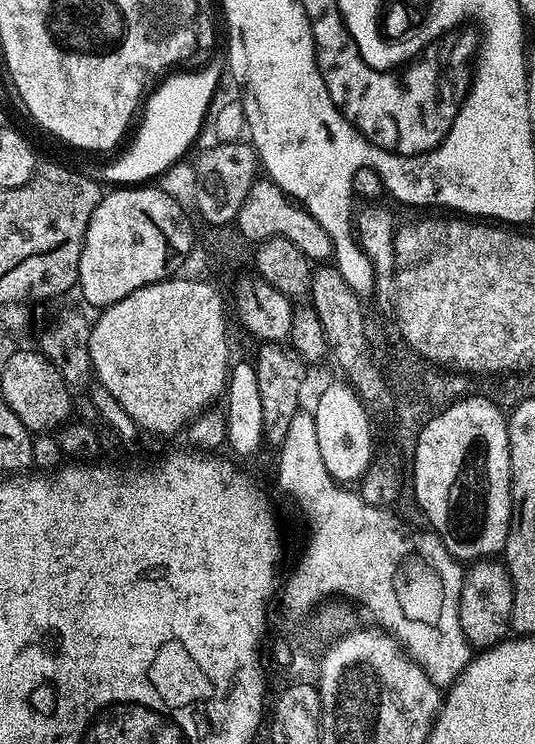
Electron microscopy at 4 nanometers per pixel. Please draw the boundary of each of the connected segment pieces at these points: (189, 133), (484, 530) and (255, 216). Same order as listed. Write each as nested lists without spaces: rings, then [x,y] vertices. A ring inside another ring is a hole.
[[[212,60],[200,70],[182,74],[176,72],[172,74],[174,76],[169,75],[163,79],[154,94],[150,94],[145,101],[140,116],[142,124],[133,144],[120,158],[104,165],[96,173],[97,179],[103,183],[114,182],[113,185],[116,186],[136,186],[147,183],[151,181],[148,179],[166,171],[191,143],[197,141],[210,101],[221,83],[222,70],[224,71],[223,61]]]
[[[469,394],[462,400],[456,400],[448,408],[442,409],[435,418],[426,422],[426,426],[418,434],[416,451],[411,453],[412,460],[412,488],[416,491],[416,504],[424,511],[428,519],[427,527],[439,536],[446,550],[457,561],[475,562],[481,558],[492,558],[503,553],[504,543],[508,540],[508,528],[512,524],[512,467],[510,466],[510,446],[508,445],[508,422],[502,409],[486,397]]]
[[[258,178],[252,183],[250,194],[246,194],[246,202],[242,202],[234,224],[251,242],[269,240],[271,236],[290,238],[290,242],[294,242],[294,246],[298,246],[298,250],[302,250],[302,254],[312,262],[324,262],[327,261],[324,260],[327,256],[331,257],[333,255],[332,240],[326,234],[326,230],[322,230],[322,226],[318,226],[316,219],[292,197],[287,196],[271,178]]]

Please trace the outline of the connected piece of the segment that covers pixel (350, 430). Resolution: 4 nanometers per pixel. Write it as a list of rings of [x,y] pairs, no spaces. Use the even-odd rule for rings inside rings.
[[[347,381],[334,382],[320,394],[312,412],[312,427],[315,430],[316,446],[321,461],[332,478],[348,484],[361,479],[374,458],[372,454],[372,428],[365,408],[365,401]]]

